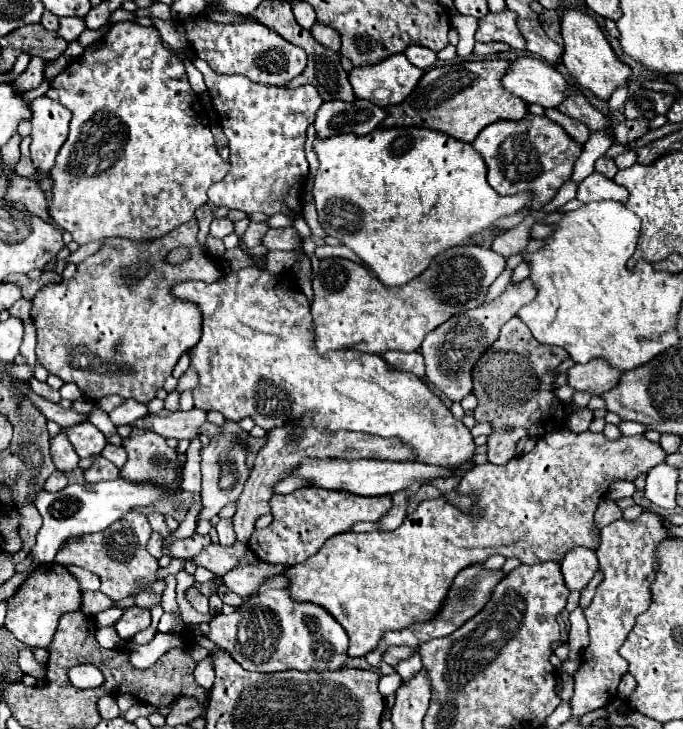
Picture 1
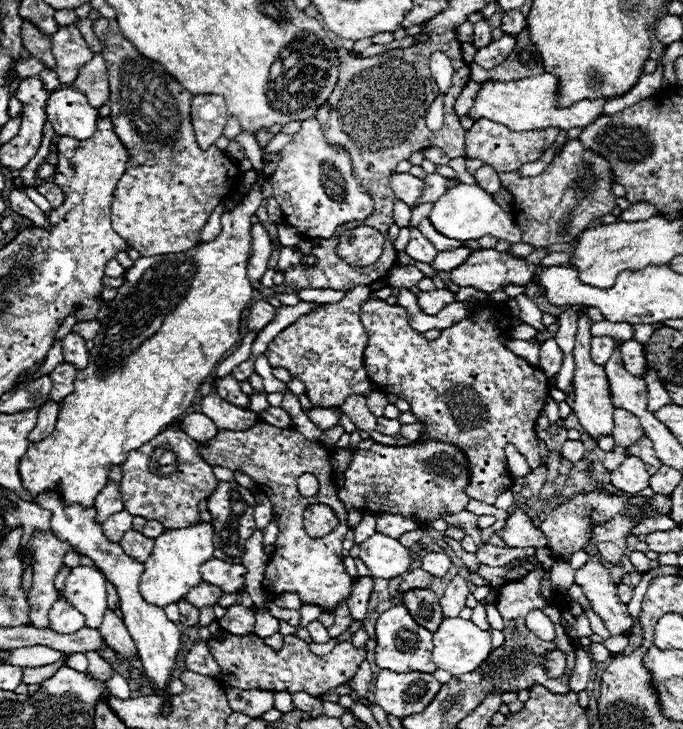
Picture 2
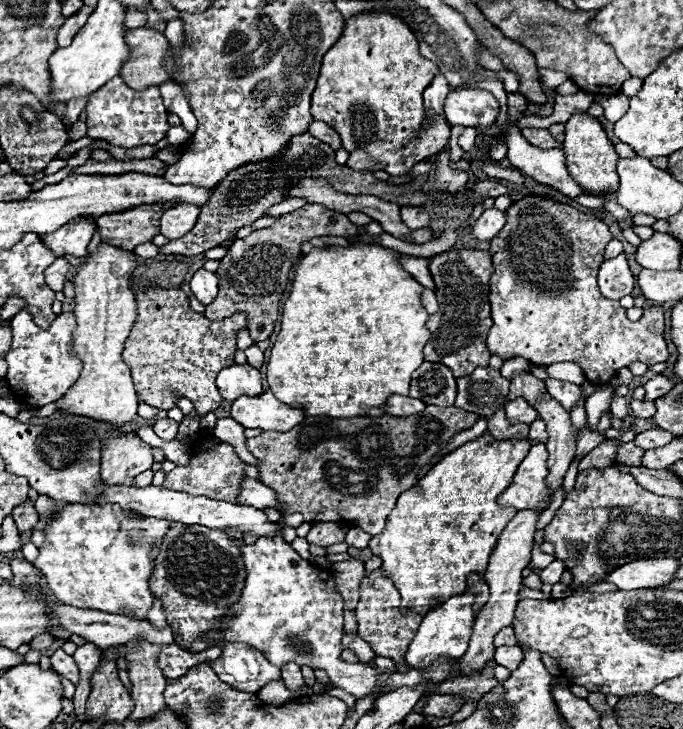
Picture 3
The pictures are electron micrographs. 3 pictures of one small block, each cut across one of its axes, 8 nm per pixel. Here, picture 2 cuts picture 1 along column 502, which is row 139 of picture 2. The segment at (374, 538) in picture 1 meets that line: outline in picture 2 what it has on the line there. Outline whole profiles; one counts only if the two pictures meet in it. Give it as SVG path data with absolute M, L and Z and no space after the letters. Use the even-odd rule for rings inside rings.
M476 120L470 130L466 130L466 158L478 158L484 164L492 166L496 172L518 170L526 162L538 160L554 142L560 129L548 128L532 132L508 132L506 126L500 126L492 120Z

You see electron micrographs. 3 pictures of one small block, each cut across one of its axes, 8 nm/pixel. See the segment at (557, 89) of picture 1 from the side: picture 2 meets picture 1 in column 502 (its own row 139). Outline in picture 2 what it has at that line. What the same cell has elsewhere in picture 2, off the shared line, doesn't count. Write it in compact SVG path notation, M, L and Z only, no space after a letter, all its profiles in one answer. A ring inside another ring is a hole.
M64 88L48 96L46 118L52 122L56 134L88 140L96 132L98 110L76 88Z

